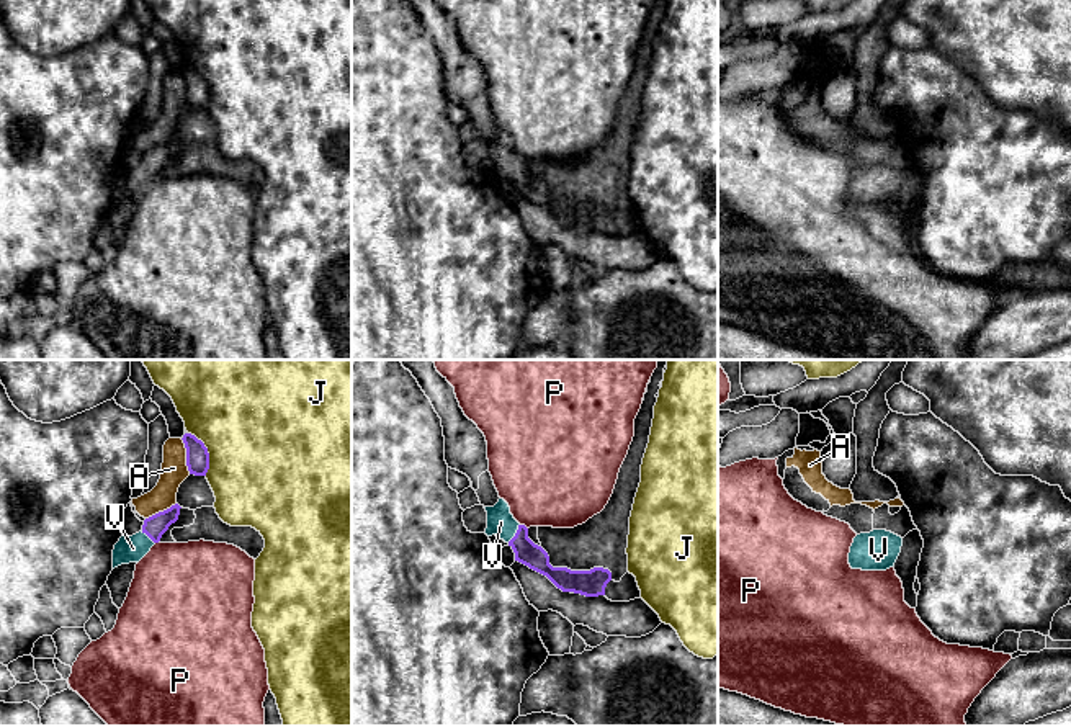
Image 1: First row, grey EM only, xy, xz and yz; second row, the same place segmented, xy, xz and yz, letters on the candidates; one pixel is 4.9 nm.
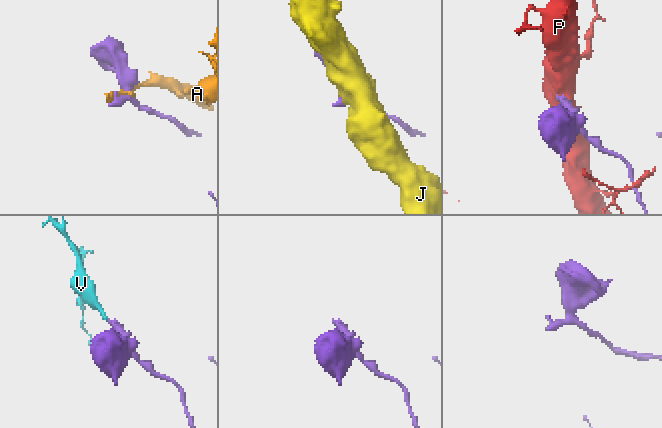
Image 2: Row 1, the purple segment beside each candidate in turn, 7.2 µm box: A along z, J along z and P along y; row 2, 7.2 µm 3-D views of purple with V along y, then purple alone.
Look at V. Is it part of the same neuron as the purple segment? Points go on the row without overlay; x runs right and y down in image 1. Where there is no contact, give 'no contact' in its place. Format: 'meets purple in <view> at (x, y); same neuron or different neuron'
meets purple in xz at (515, 167); same neuron

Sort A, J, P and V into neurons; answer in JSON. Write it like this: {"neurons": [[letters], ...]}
{"neurons": [["A"], ["J"], ["P"], ["V"]]}

